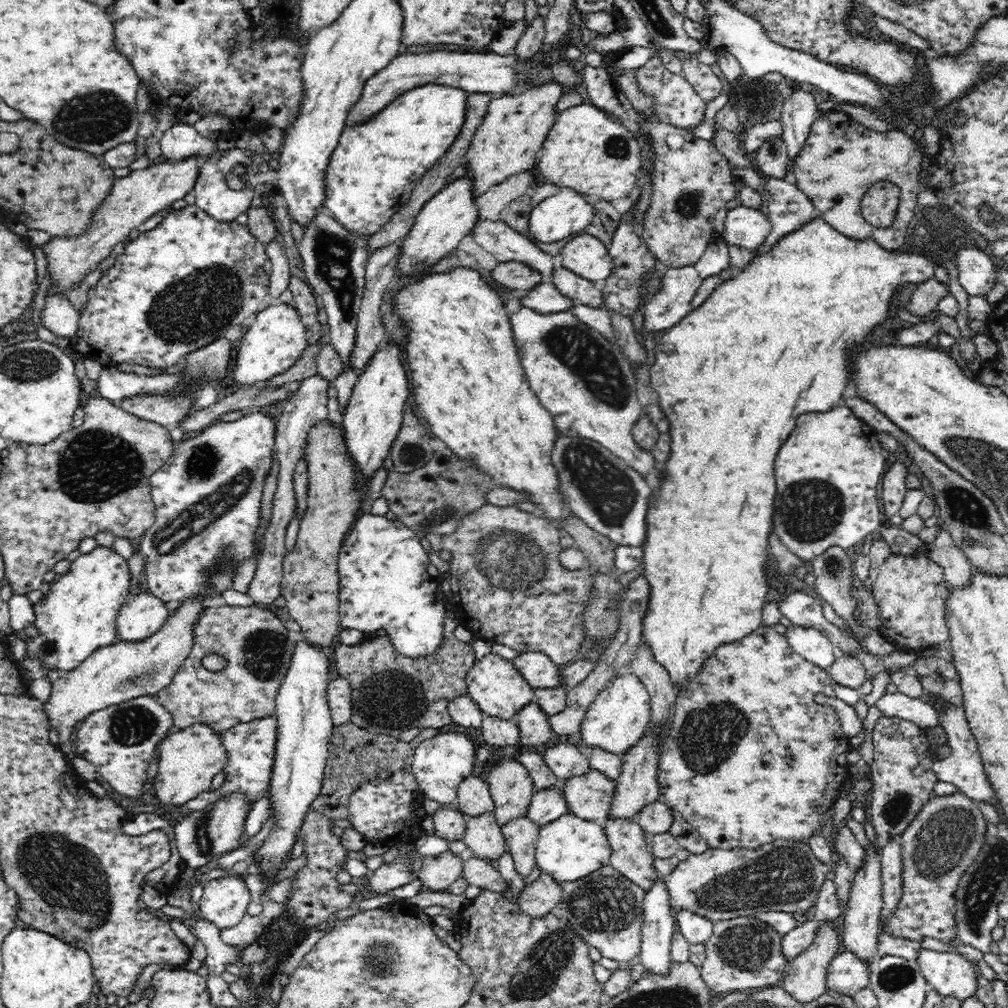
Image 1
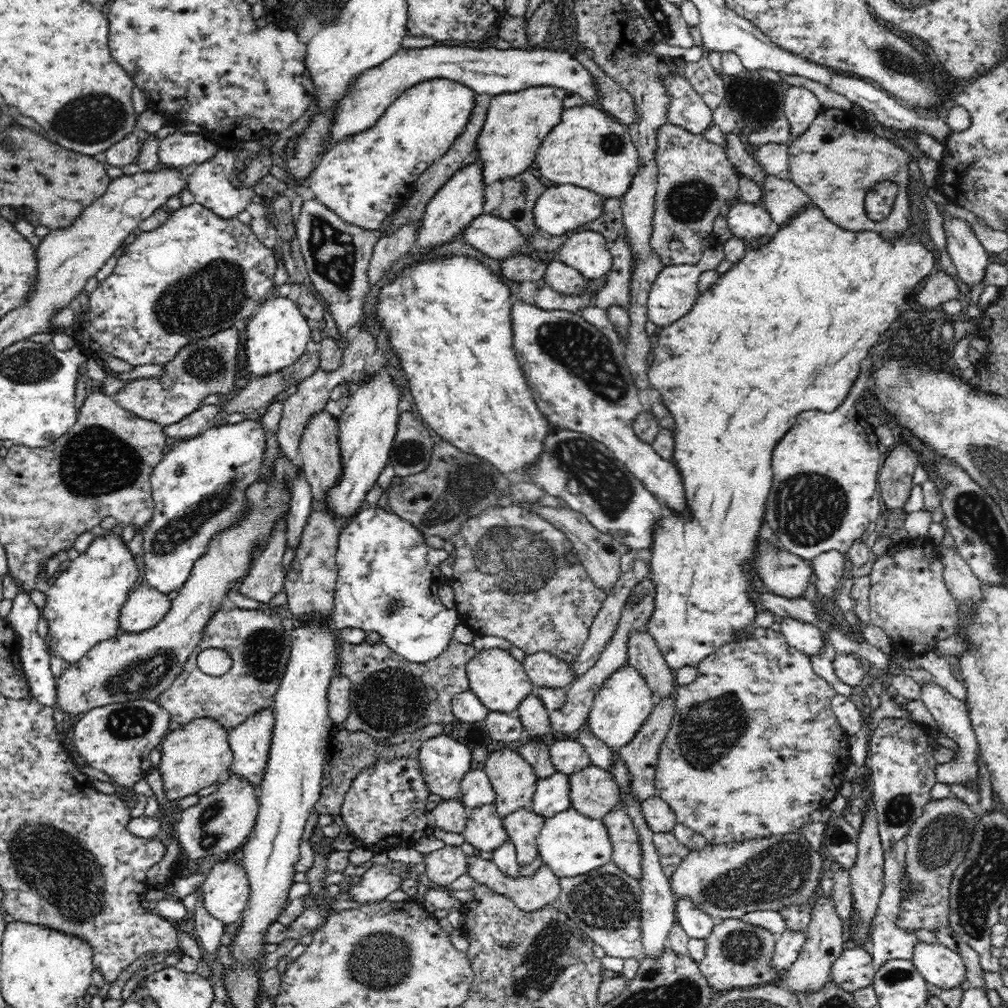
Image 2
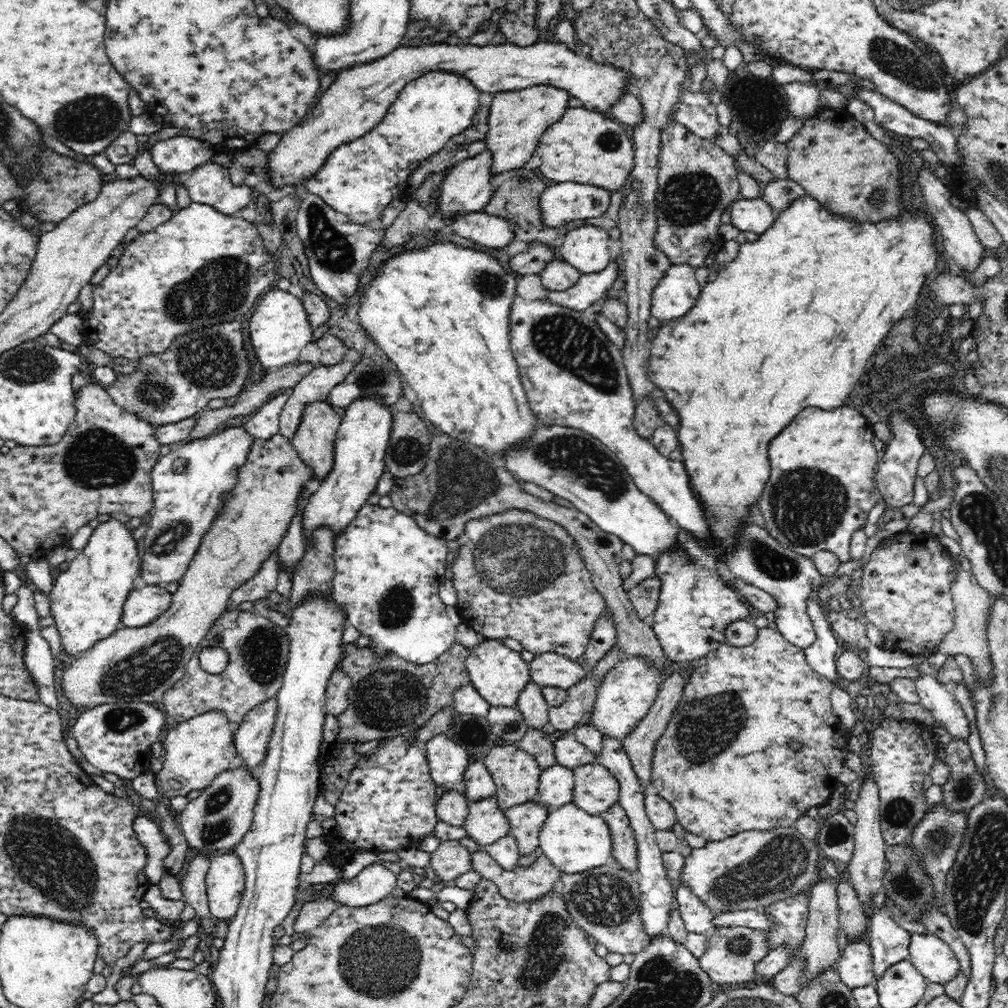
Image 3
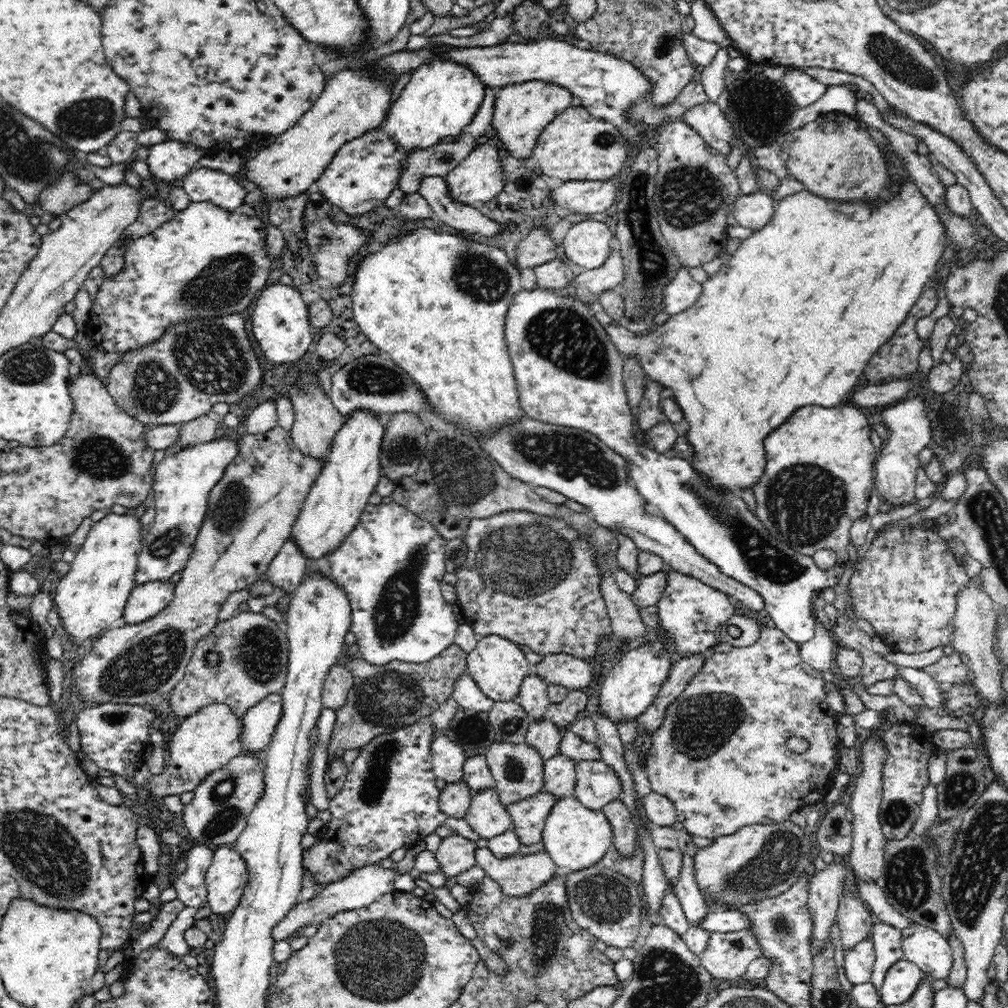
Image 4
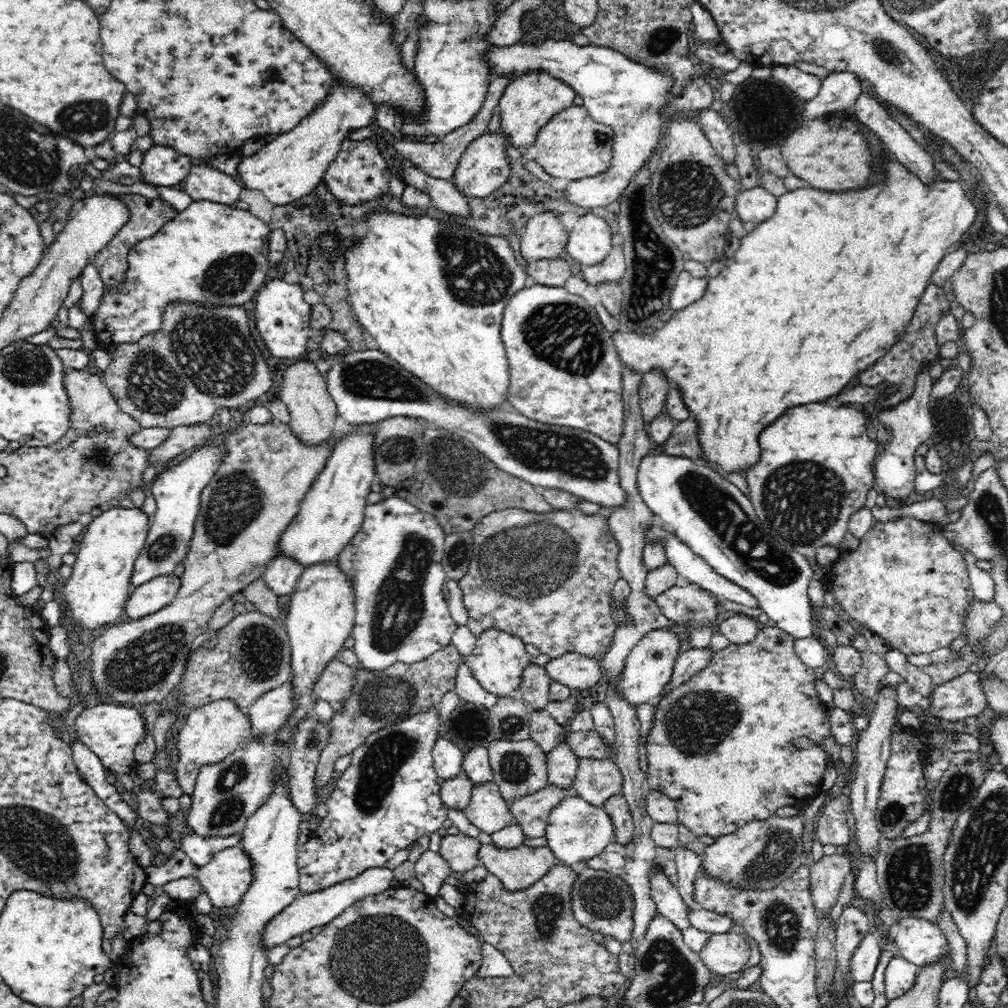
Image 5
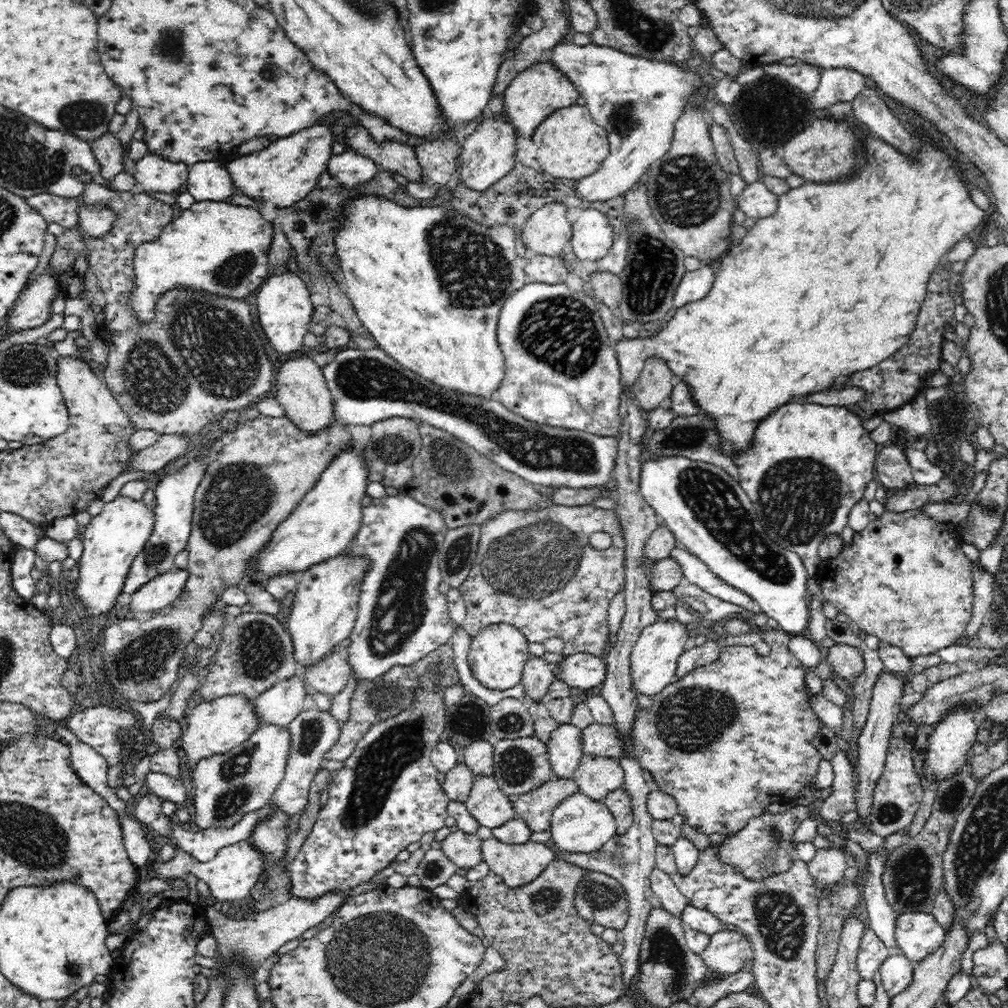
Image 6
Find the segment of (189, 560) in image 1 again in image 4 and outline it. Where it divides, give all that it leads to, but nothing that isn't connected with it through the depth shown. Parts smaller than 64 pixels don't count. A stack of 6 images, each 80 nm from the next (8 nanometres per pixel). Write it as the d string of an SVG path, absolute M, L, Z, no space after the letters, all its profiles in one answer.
M214 438L211 441L198 443L174 452L168 452L157 465L153 477L151 490L151 502L155 508L154 521L149 525L142 539L142 550L138 558L138 568L135 580L140 584L152 582L152 580L170 580L176 572L181 572L192 554L196 534L200 530L200 524L204 522L206 510L208 510L208 492L222 476L224 470L233 457L237 454L236 439Z

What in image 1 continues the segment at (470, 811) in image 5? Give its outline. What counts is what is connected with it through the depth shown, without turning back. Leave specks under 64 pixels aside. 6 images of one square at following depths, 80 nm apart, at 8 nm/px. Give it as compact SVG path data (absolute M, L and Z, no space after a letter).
M492 810L467 818L463 841L474 857L485 861L498 860L507 851L506 837Z

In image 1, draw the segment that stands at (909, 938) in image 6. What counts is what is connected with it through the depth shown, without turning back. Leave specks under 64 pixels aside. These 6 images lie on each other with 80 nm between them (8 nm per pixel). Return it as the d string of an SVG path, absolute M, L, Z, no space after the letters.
M922 948L916 962L929 988L942 996L962 1001L974 996L978 990L976 969L958 952Z

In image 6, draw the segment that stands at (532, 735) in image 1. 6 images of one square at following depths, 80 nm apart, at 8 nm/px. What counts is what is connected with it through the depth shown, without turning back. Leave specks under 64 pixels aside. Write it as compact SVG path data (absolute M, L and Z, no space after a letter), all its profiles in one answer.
M530 656L524 664L523 676L521 679L525 700L546 701L546 690L555 682L555 666L543 660L543 657Z

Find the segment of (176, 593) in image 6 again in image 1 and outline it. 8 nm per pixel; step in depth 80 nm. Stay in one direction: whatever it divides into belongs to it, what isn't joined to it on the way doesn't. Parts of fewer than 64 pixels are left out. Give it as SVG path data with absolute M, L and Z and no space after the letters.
M143 588L131 595L117 617L118 640L136 641L156 633L168 619L166 603Z

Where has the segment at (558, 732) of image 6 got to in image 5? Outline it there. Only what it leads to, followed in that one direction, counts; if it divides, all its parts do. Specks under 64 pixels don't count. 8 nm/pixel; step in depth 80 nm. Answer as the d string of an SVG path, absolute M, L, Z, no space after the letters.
M566 727L563 740L557 745L557 748L554 748L554 751L546 753L547 785L556 784L563 788L571 788L573 786L580 758L570 749L568 736L570 736L570 731Z

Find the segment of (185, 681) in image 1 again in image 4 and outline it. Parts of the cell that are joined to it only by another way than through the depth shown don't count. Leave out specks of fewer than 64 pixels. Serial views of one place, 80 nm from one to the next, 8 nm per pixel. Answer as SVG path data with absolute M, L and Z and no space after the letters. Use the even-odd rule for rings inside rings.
M250 611L238 612L234 618L218 622L209 637L196 644L184 677L166 697L172 713L175 716L187 717L198 712L200 708L208 706L208 704L220 704L221 702L227 704L236 716L242 718L249 708L258 704L269 693L281 692L281 688L285 686L288 672L289 641L285 630L286 624L284 622L274 623L274 621L263 616L262 613L255 614ZM209 649L212 652L220 653L221 664L218 664L215 668L208 667L205 660L205 654Z

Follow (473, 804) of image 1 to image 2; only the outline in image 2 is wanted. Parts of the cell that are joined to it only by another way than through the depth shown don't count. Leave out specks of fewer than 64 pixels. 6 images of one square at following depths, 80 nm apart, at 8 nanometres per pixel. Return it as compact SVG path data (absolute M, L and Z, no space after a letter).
M468 770L460 786L462 788L460 801L468 810L495 802L495 790L485 770Z

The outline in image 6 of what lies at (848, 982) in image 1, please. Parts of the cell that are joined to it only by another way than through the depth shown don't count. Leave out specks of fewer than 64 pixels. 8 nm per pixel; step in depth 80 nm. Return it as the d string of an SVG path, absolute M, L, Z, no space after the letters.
M866 928L857 950L856 968L861 980L874 980L880 965L888 958L888 947L876 936L876 933Z

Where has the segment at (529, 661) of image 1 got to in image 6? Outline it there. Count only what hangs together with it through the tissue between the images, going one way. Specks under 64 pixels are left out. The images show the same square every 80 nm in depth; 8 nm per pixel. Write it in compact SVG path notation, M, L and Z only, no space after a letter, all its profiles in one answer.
M576 653L565 656L564 662L555 666L555 679L572 688L586 690L604 683L606 678L606 661L603 657L588 653Z

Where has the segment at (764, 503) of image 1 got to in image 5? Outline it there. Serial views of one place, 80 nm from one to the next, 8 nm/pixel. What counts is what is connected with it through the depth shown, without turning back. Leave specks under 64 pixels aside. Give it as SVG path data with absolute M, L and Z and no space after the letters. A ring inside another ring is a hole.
M884 162L886 180L880 184L872 184L866 190L854 192L826 192L816 190L810 186L800 188L793 192L786 192L777 198L776 212L761 221L746 236L741 238L739 248L732 258L728 258L726 266L716 277L709 277L704 296L700 300L689 304L686 308L676 311L670 320L658 326L651 334L634 333L634 331L621 329L611 333L616 350L618 351L621 366L625 370L644 374L650 370L659 370L665 374L669 381L673 381L683 394L684 405L697 422L697 441L703 450L703 458L712 468L719 469L724 475L732 472L742 473L748 465L756 461L756 452L760 452L757 437L764 429L764 424L770 424L784 412L784 408L792 408L792 404L824 403L850 384L856 372L866 370L871 364L882 358L898 344L902 334L907 330L907 324L915 315L915 308L926 287L931 282L932 273L938 264L945 258L946 250L958 242L974 222L976 208L972 200L966 198L966 188L959 182L944 182L938 180L932 188L930 184L922 182L923 178L906 167L902 162ZM690 583L688 586L671 586L659 594L655 602L662 615L665 615L668 620L674 622L676 626L688 628L688 636L691 639L688 642L690 642L691 649L706 649L709 648L711 637L715 634L714 626L720 620L719 600L718 596Z

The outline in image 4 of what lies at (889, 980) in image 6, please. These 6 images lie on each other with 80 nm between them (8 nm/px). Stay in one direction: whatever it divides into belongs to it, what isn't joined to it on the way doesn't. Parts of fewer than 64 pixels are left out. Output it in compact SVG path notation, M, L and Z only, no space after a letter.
M906 959L896 961L885 974L879 998L886 1007L892 1004L904 1004L920 986L925 973L919 966Z

